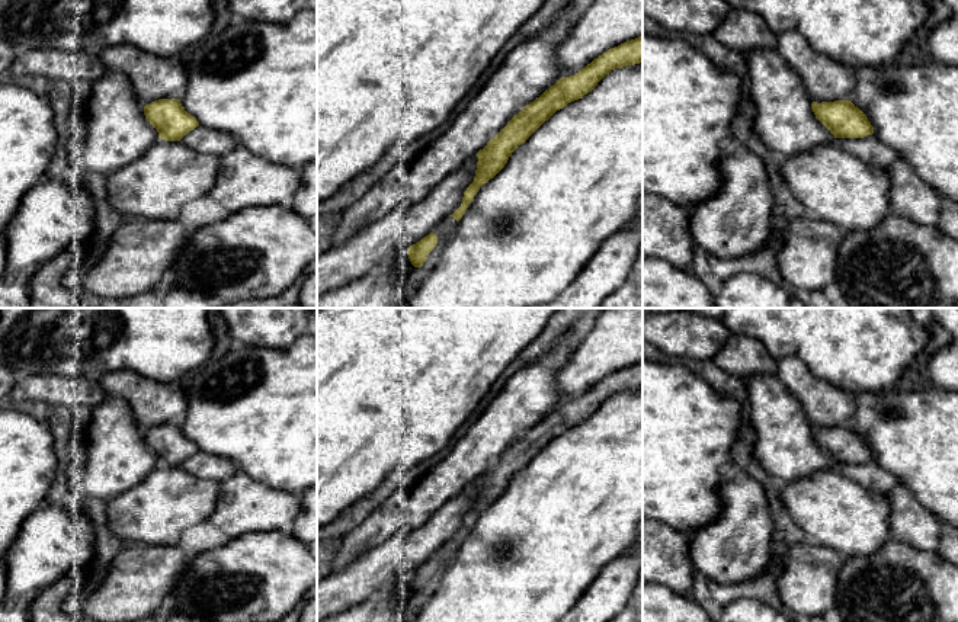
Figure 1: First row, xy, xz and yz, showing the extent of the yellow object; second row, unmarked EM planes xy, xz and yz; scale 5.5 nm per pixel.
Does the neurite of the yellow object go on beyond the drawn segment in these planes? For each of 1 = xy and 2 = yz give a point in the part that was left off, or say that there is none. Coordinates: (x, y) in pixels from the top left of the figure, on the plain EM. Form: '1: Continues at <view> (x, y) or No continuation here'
1: No continuation here
2: No continuation here

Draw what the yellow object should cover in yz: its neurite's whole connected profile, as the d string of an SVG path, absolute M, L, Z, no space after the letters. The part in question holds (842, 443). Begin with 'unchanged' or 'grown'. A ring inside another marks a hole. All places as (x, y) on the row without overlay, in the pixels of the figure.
unchanged | M850 426L813 427L811 435L834 464L864 464L874 459L866 440Z

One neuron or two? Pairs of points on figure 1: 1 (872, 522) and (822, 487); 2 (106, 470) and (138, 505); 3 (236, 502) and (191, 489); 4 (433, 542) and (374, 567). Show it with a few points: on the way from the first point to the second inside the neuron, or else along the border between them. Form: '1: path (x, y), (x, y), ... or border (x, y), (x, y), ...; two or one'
1: path (859, 522), (835, 500); one
2: border (151, 470), (138, 483), (108, 502); two
3: border (220, 484), (215, 506), (207, 519); two
4: path (419, 545), (388, 561); one

